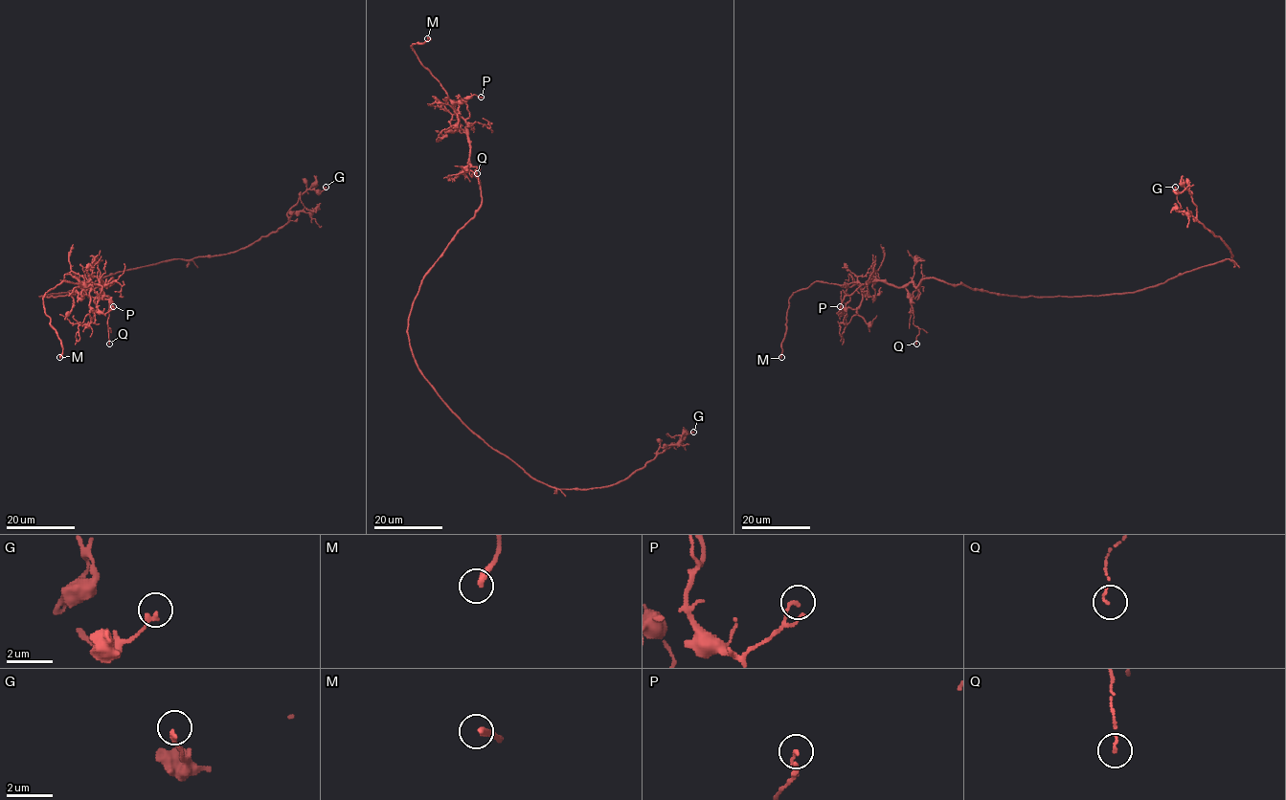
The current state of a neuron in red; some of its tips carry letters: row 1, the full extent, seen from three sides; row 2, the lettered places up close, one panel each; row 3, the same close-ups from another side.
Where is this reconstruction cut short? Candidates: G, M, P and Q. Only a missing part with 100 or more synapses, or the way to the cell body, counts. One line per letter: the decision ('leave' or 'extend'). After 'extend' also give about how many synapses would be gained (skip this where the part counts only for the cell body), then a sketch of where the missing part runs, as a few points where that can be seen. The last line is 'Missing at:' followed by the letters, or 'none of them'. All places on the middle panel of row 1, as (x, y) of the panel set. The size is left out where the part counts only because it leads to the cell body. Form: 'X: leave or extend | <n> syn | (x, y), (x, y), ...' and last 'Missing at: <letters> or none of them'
G: leave
M: extend
P: leave
Q: leave
Missing at: M

